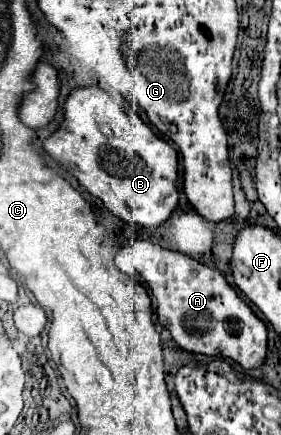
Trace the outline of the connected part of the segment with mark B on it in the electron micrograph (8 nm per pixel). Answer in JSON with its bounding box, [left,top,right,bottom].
[43,86,179,228]

